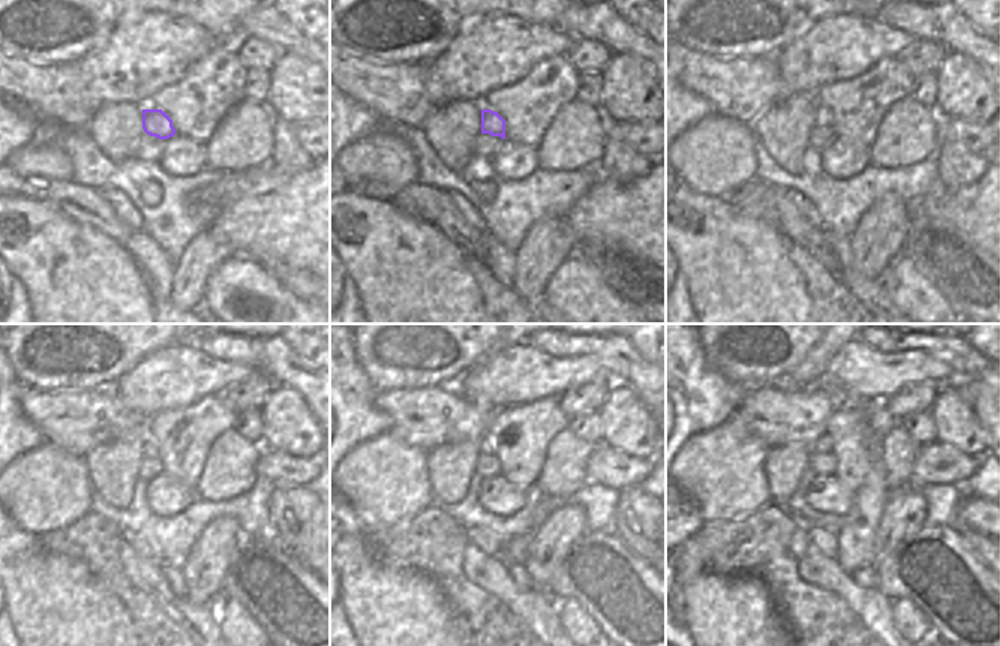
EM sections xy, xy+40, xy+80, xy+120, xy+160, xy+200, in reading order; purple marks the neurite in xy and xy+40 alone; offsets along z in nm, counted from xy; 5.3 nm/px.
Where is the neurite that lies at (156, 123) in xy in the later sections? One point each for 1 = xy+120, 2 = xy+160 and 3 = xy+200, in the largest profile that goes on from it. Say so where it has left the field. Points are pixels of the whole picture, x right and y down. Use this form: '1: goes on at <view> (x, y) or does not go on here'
1: goes on at xy+120 (150, 451)
2: goes on at xy+160 (482, 448)
3: goes on at xy+200 (819, 448)

